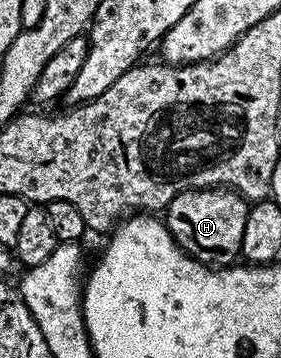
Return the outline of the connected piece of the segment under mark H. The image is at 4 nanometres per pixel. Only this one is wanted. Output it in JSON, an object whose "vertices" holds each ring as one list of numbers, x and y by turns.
{"vertices":[[187,189,167,204,165,224,177,244,195,260,203,265,226,267,243,248,248,208,249,202,234,189]]}

